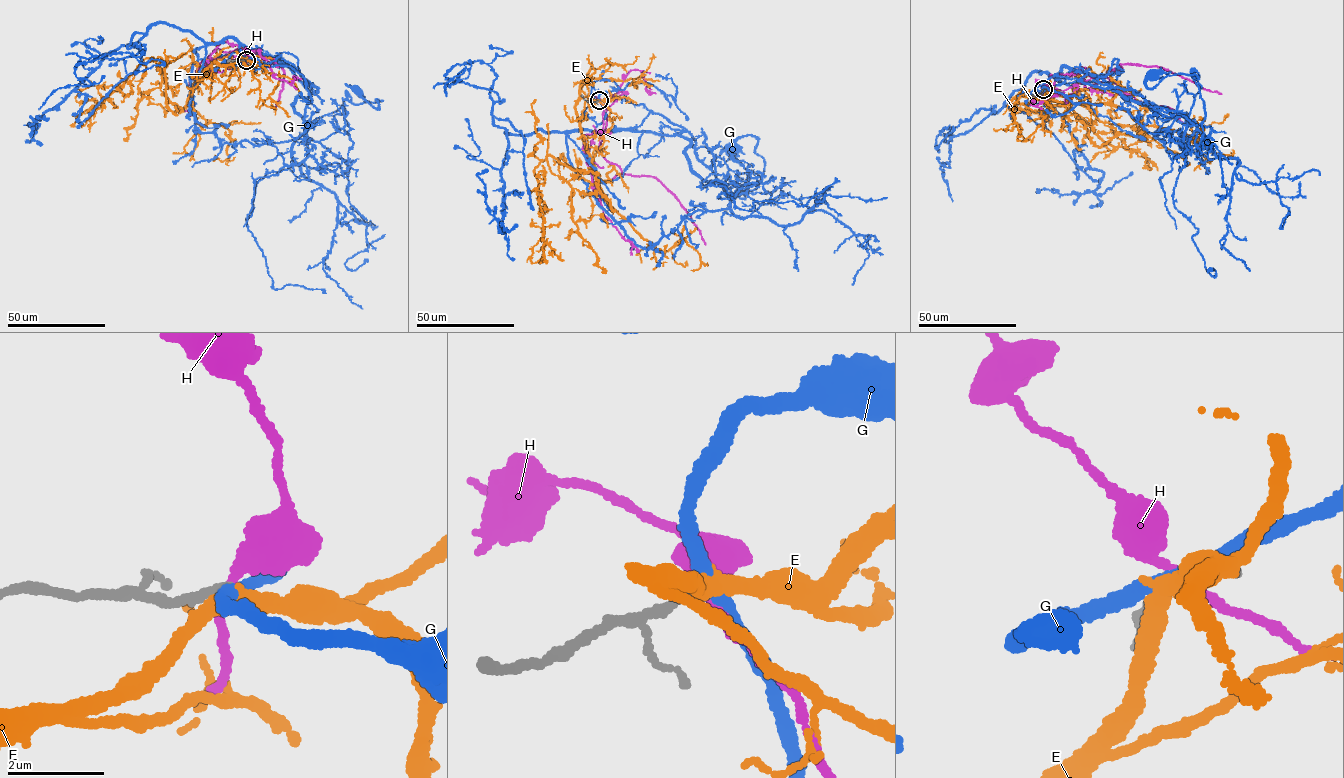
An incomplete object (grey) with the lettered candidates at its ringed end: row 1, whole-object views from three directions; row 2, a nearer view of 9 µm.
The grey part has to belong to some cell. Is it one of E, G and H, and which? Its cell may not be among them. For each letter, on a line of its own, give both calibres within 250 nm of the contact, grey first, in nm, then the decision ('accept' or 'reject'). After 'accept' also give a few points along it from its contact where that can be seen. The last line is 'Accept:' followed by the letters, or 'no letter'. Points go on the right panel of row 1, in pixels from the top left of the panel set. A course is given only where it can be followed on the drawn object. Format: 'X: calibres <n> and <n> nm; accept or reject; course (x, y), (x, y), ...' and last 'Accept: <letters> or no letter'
E: calibres 220 and 320 nm; reject
G: calibres 200 and 280 nm; reject
H: calibres 190 and 280 nm; reject
Accept: no letter

